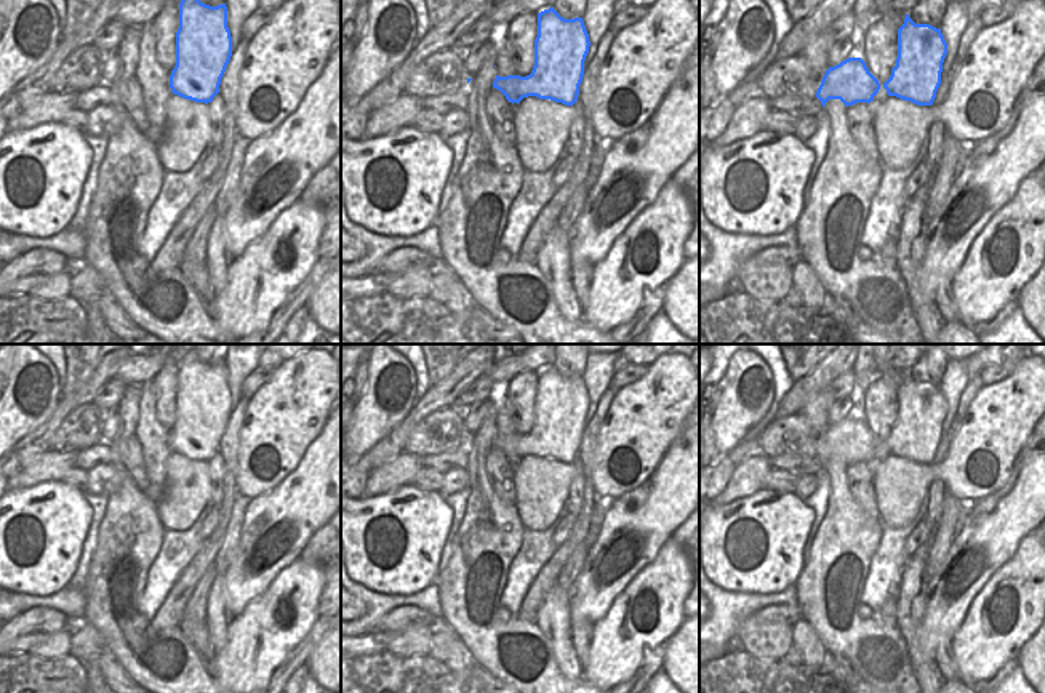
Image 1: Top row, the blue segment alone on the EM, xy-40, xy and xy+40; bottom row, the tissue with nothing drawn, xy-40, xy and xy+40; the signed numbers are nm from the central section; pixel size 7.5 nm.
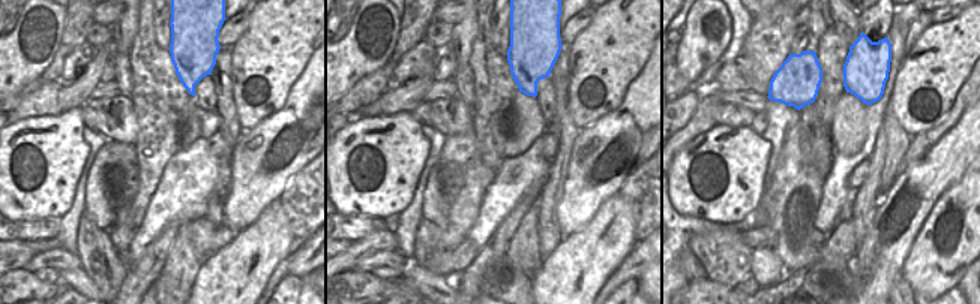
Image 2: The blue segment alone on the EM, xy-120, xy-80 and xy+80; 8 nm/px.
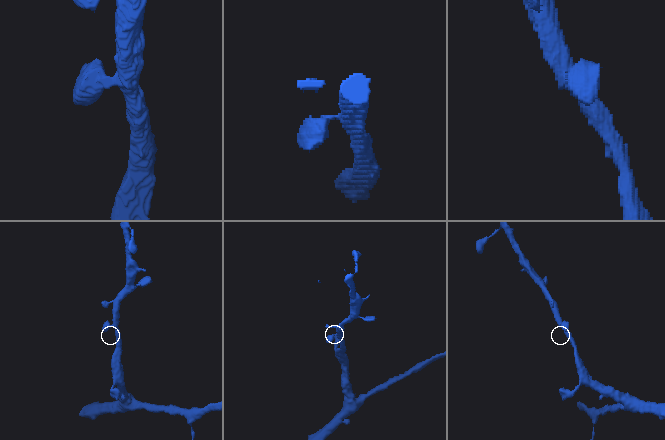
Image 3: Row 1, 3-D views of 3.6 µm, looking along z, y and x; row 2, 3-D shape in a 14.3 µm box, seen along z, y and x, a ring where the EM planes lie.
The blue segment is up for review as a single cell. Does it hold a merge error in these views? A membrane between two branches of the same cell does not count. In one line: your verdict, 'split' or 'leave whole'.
leave whole

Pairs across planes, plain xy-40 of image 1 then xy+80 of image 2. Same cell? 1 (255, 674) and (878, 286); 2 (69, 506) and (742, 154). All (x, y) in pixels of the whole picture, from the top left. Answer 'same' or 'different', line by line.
1: different
2: same

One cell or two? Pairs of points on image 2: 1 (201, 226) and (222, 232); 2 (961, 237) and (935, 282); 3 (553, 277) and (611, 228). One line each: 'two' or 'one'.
1: one
2: one
3: one

